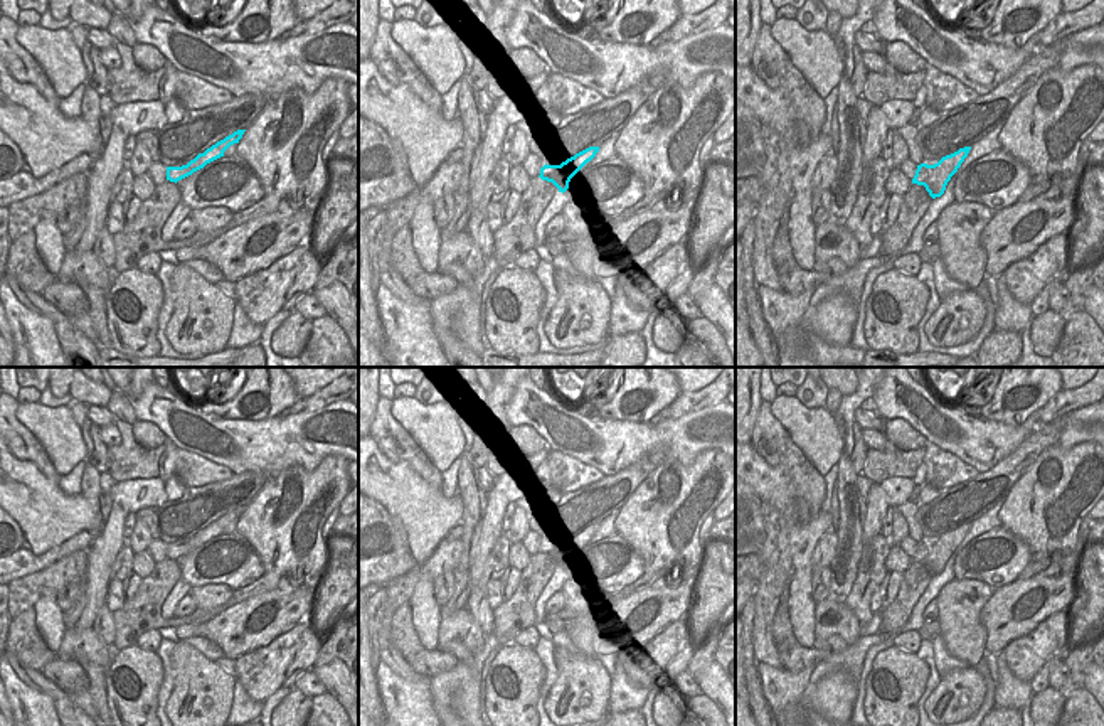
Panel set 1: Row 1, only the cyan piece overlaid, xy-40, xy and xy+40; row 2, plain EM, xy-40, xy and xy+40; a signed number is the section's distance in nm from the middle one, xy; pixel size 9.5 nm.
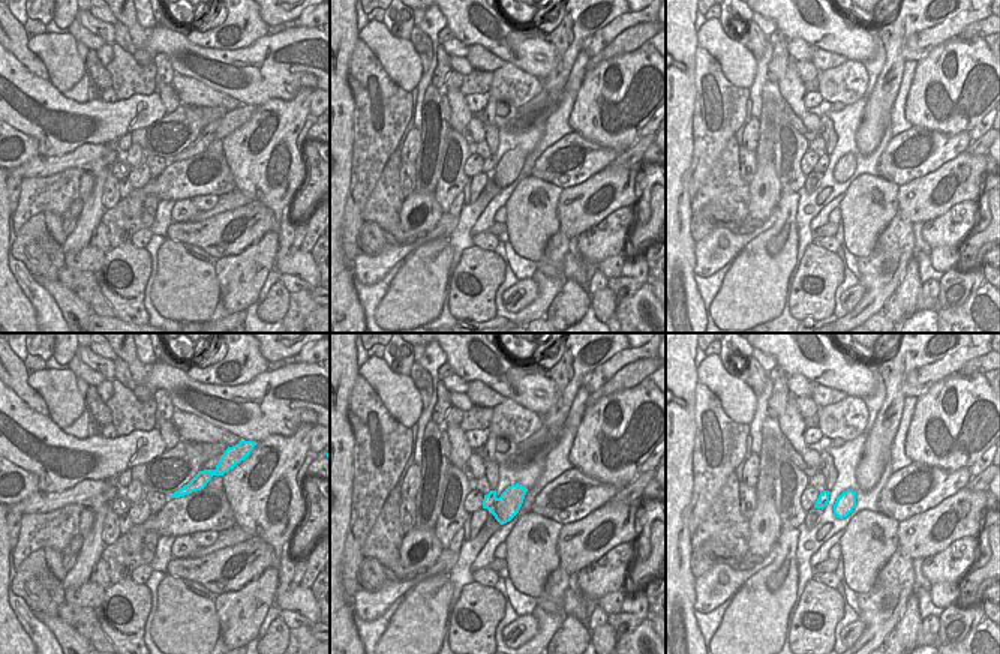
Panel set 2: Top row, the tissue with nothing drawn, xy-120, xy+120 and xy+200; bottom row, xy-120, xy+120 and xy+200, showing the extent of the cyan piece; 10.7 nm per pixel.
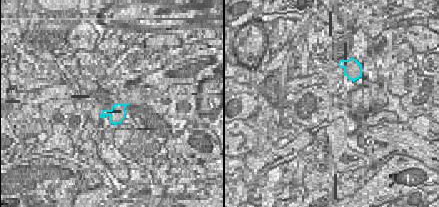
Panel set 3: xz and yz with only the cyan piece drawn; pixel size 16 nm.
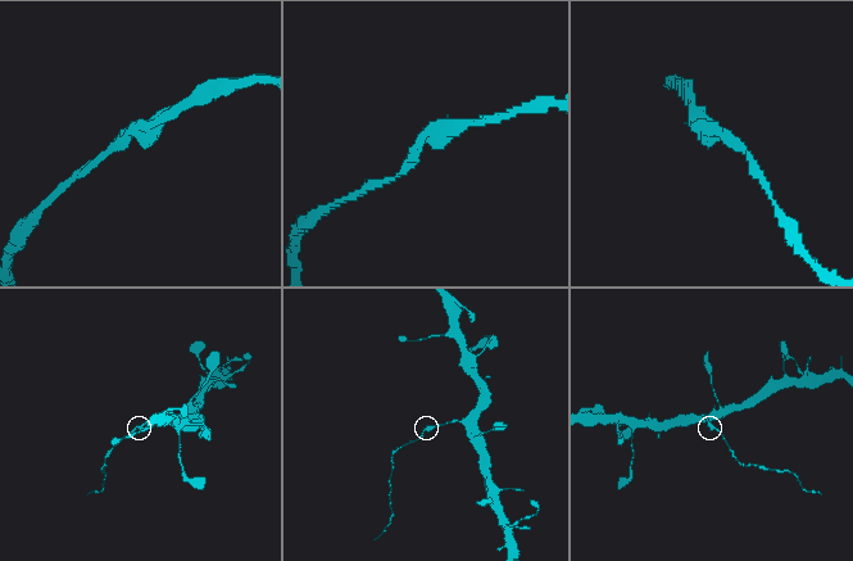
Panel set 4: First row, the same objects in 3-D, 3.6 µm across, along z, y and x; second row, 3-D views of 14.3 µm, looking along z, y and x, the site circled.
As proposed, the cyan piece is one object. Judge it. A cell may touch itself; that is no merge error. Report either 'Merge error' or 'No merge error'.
Merge error.

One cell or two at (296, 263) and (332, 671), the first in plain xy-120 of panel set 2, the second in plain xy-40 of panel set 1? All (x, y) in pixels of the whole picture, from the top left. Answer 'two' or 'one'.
one

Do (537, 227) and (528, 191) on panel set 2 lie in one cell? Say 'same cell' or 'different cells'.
same cell

